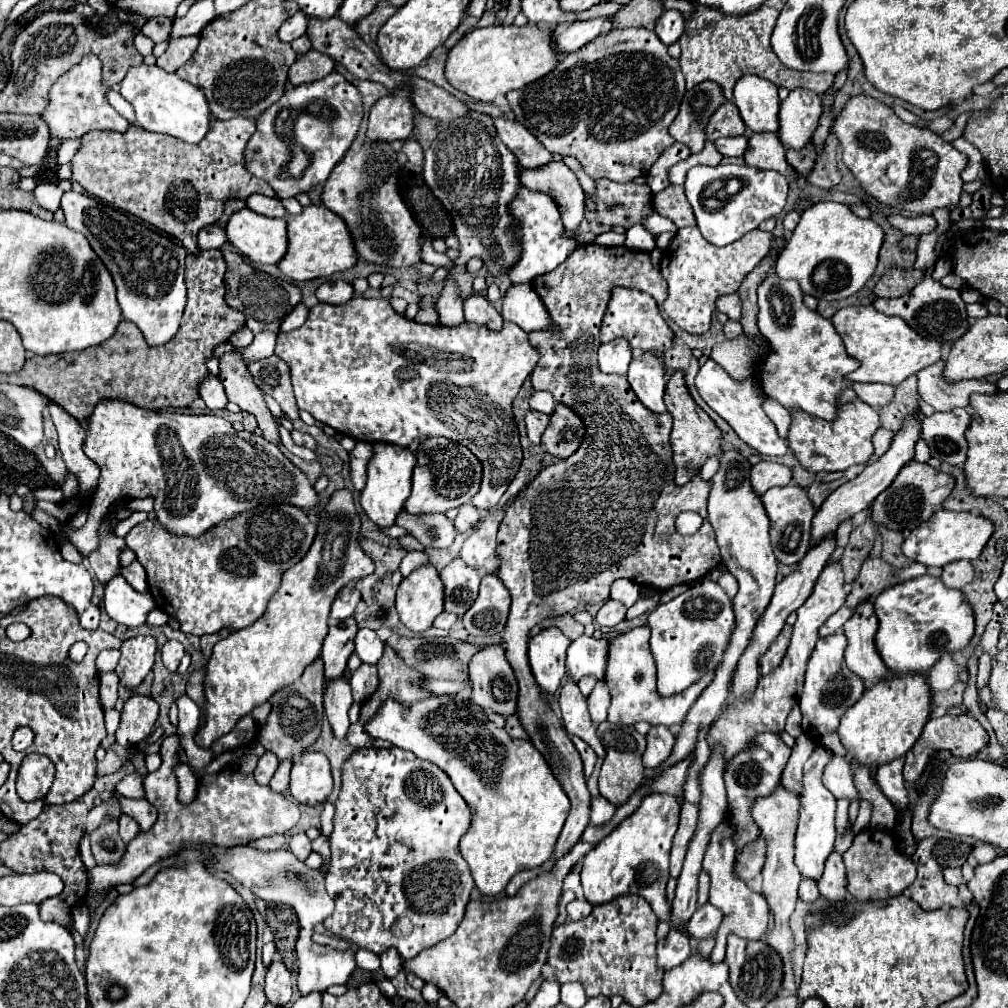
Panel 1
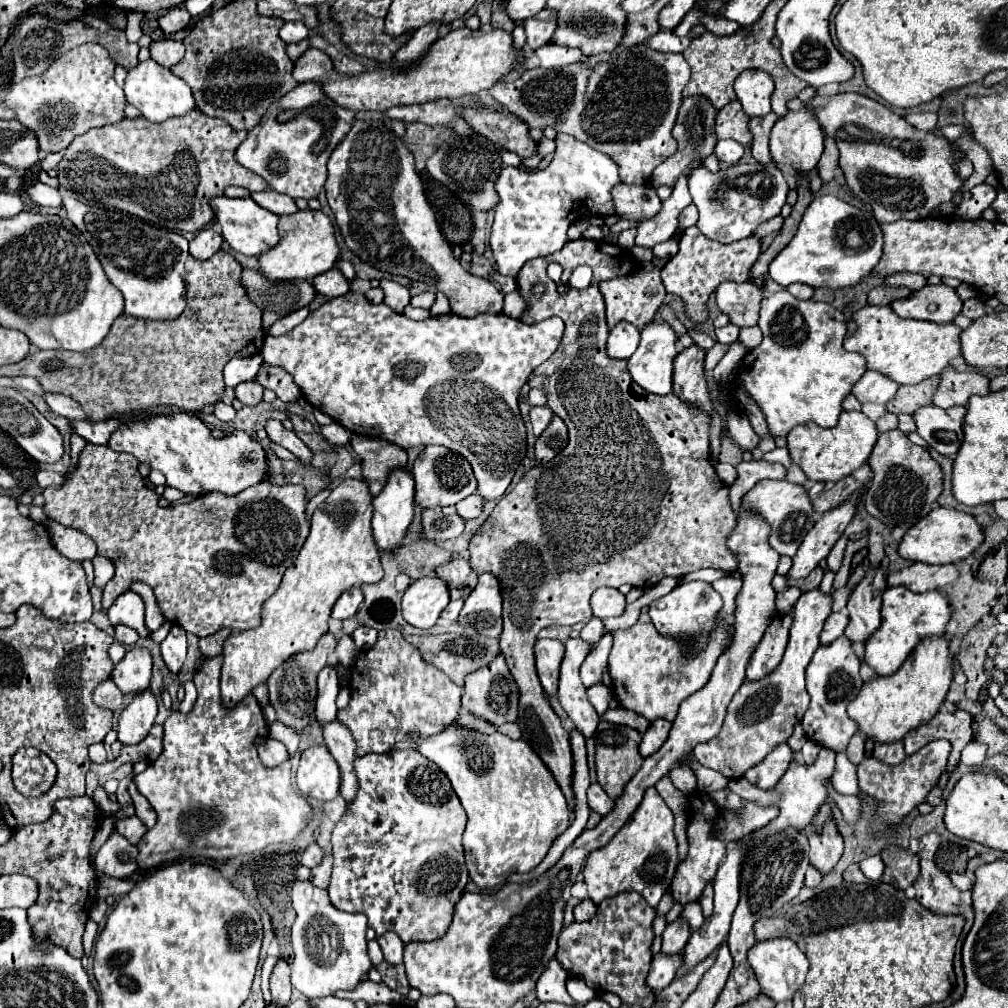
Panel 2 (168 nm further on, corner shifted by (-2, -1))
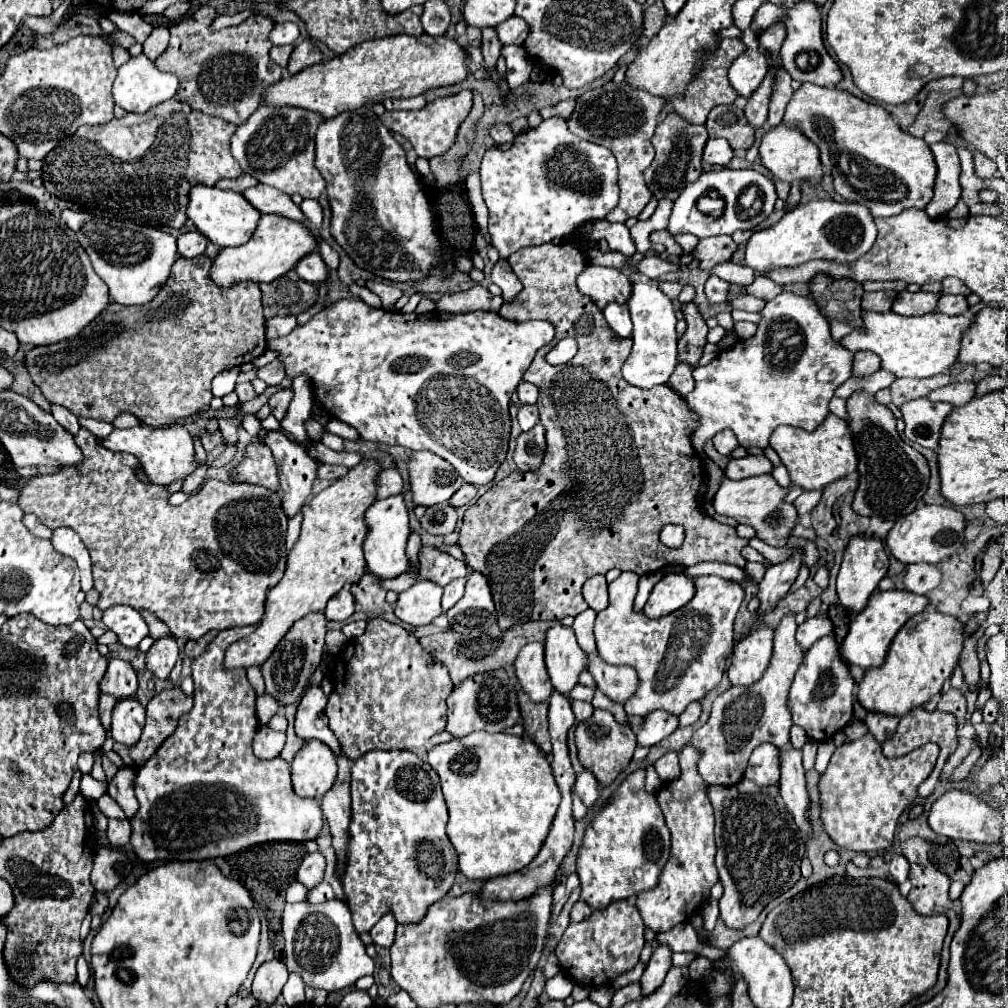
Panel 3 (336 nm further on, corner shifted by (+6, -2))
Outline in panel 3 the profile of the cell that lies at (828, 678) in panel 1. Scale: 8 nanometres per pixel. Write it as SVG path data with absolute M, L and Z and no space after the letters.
M826 635L816 641L804 655L800 669L796 671L790 689L790 707L794 725L802 727L810 739L822 743L842 731L854 713L854 677L846 659L840 653L840 645L834 635Z

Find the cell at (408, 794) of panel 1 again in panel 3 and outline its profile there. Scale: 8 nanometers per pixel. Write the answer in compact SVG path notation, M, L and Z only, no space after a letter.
M368 751L366 755L362 755L360 759L356 759L352 763L352 817L350 817L350 827L348 827L350 841L346 845L346 863L344 863L344 871L340 875L340 885L344 889L346 903L352 911L352 923L358 933L368 933L376 925L376 921L380 921L380 917L384 917L386 913L392 913L396 917L396 923L400 923L400 925L418 923L424 919L424 915L436 901L446 897L446 893L450 891L450 887L456 879L454 867L458 873L458 857L456 857L456 851L452 849L452 843L448 841L446 825L448 825L448 809L446 809L446 801L442 797L440 779L438 779L436 771L430 769L430 765L426 761L422 761L416 753L412 753L412 751Z

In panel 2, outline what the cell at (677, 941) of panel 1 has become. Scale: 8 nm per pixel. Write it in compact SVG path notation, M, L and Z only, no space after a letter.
M658 954L656 960L652 960L652 968L646 976L648 988L652 988L652 992L660 992L662 988L666 988L674 980L674 974L680 966L682 966L682 954L678 956Z

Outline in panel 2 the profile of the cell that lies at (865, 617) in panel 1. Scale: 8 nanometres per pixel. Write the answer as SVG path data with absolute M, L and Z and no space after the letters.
M882 566L866 570L864 578L852 588L848 598L850 624L846 628L846 636L850 640L866 642L872 632L880 626L880 602L882 594L888 588L886 570Z

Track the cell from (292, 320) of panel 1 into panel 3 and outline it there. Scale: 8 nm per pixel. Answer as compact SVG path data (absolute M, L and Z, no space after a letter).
M284 315L284 317L272 317L266 321L266 337L276 339L288 335L296 327L296 317L294 315Z

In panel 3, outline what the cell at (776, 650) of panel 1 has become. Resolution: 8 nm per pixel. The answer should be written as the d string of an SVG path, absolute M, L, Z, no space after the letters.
M756 625L746 635L742 635L732 653L732 663L728 667L728 677L732 685L752 685L756 683L772 657L774 629L768 625Z

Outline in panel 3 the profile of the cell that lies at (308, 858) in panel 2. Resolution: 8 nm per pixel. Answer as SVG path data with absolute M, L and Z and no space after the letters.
M320 851L316 853L308 853L298 869L298 881L302 881L308 889L316 887L322 881L324 875L324 855Z

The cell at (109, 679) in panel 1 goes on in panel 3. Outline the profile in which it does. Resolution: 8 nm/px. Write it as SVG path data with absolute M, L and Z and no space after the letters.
M106 693L100 695L100 717L104 719L104 729L110 727L110 715L112 715L112 709L116 703L118 703L116 697L110 697Z

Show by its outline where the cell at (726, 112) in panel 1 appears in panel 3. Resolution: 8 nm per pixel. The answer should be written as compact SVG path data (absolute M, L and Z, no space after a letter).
M716 105L708 115L706 129L712 139L724 137L734 151L748 149L754 143L754 129L736 105Z

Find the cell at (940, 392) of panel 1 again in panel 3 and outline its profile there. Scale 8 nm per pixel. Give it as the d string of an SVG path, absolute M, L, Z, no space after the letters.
M970 381L950 383L946 387L940 387L940 389L932 391L928 395L928 399L930 401L946 401L954 407L960 407L960 405L966 405L974 397L974 391L976 391L976 383L970 383Z

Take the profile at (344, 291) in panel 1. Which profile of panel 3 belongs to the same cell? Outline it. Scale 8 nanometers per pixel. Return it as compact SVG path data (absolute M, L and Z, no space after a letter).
M318 253L304 257L304 261L300 261L300 265L296 265L296 273L300 275L300 279L304 279L312 285L322 285L328 281L328 267L324 265L324 261Z

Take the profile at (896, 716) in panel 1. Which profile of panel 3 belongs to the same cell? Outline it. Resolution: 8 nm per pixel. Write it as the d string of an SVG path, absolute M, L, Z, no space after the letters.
M938 611L918 613L894 637L884 665L864 673L856 689L856 701L866 711L898 717L922 707L934 695L938 695L944 681L950 679L962 651L962 641L962 623L958 619Z

